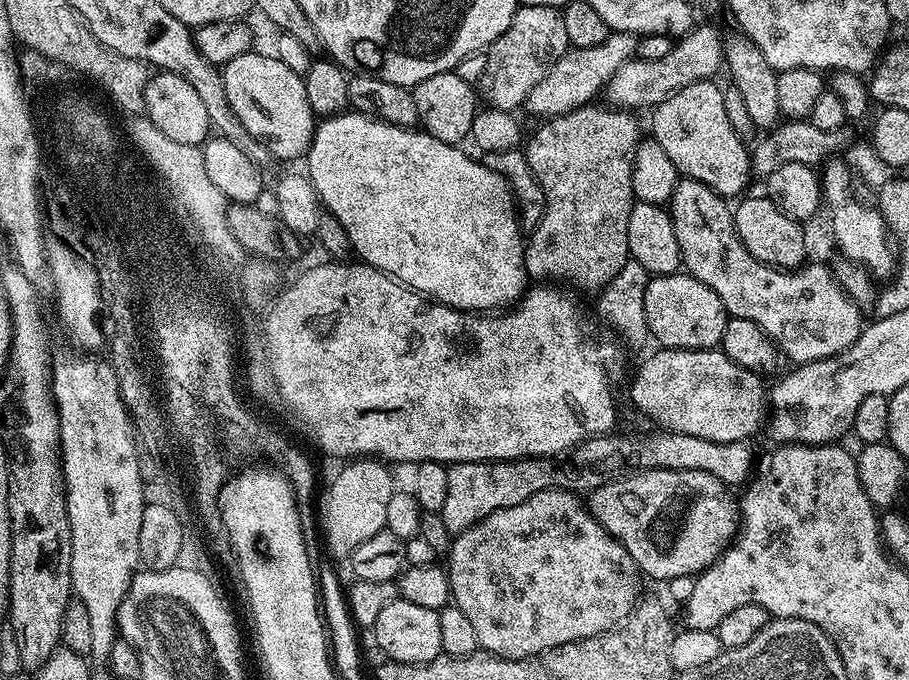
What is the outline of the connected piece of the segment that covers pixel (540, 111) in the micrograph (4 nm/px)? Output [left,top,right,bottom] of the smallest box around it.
[526,32,637,118]

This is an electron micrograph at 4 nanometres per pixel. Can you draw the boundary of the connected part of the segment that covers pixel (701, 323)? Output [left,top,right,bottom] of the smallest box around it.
[645,270,730,349]

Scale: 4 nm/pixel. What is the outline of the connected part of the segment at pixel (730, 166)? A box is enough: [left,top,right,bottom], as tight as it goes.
[650,80,750,197]

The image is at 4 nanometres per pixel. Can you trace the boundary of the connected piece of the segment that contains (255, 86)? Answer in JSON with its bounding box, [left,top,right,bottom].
[222,50,318,160]

